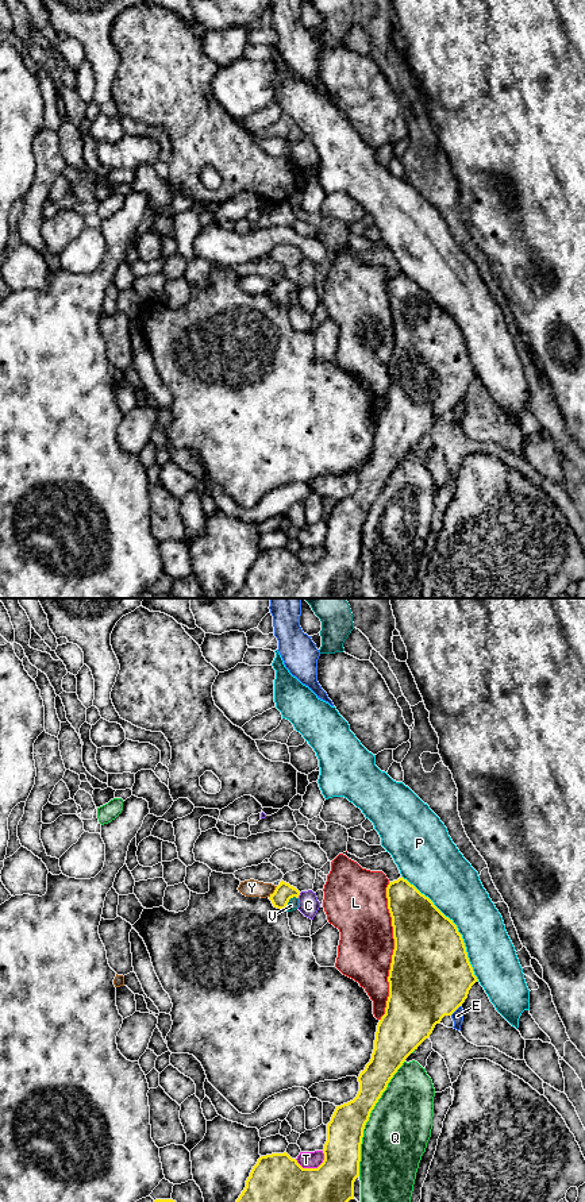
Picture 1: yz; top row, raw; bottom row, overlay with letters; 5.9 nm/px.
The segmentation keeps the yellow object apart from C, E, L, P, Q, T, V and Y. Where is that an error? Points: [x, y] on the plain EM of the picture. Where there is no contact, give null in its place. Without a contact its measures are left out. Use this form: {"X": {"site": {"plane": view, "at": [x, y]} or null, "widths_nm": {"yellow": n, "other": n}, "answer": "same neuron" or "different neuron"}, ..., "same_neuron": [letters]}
{"C": {"site": {"plane": "yz", "at": [299, 289]}, "widths_nm": {"yellow": 110, "other": 120}, "answer": "different neuron"}, "E": {"site": {"plane": "yz", "at": [455, 404]}, "widths_nm": {"yellow": 480, "other": 70}, "answer": "different neuron"}, "L": {"site": {"plane": "yz", "at": [393, 346]}, "widths_nm": {"yellow": 480, "other": 320}, "answer": "different neuron"}, "P": {"site": {"plane": "yz", "at": [455, 322]}, "widths_nm": {"yellow": 440, "other": 320}, "answer": "different neuron"}, "Q": {"site": {"plane": "yz", "at": [368, 513]}, "widths_nm": {"yellow": 220, "other": 380}, "answer": "different neuron"}, "T": {"site": {"plane": "yz", "at": [312, 563]}, "widths_nm": {"yellow": 460, "other": 100}, "answer": "different neuron"}, "V": {"site": {"plane": "yz", "at": [288, 296]}, "widths_nm": {"yellow": 110, "other": 60}, "answer": "different neuron"}, "Y": {"site": {"plane": "yz", "at": [274, 286]}, "widths_nm": {"yellow": 110, "other": 100}, "answer": "different neuron"}, "same_neuron": []}

